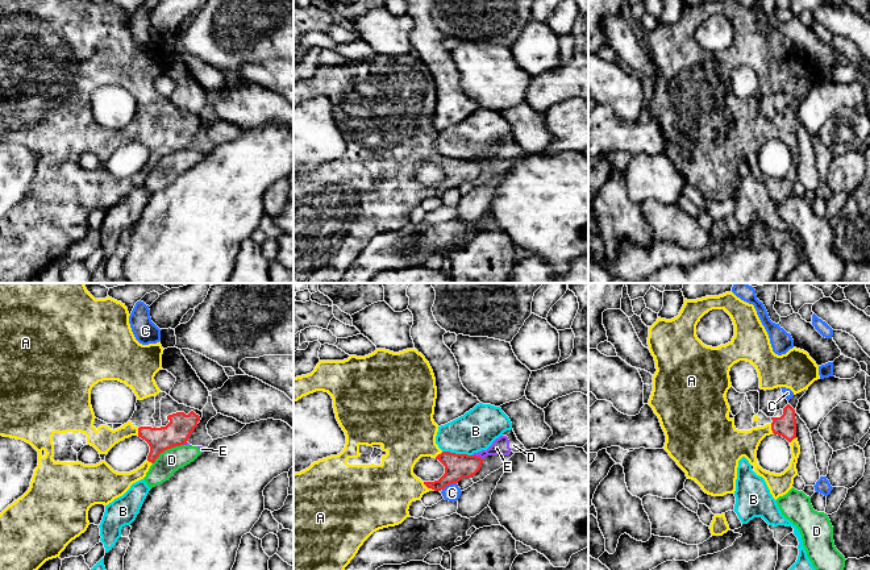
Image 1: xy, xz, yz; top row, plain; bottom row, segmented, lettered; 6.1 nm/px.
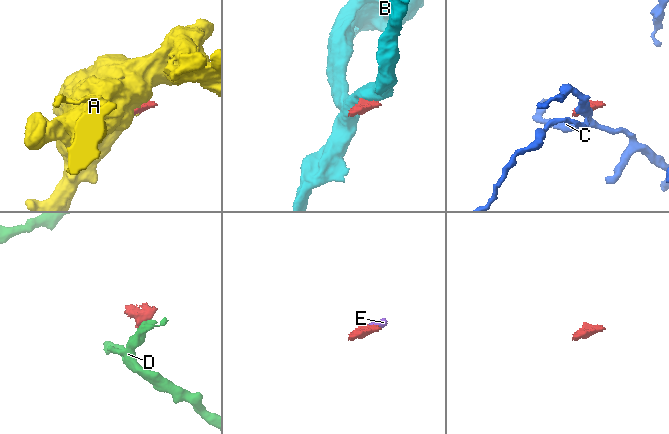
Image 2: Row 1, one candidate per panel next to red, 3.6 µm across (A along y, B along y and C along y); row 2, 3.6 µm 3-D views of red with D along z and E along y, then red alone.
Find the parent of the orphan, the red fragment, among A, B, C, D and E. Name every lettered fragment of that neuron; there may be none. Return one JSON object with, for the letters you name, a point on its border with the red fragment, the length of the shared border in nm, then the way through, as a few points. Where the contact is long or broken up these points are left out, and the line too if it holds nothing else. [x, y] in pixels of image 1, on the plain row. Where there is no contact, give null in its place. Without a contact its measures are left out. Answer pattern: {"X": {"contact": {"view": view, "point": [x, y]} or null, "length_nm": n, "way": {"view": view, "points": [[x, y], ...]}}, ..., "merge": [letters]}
{"A": {"contact": {"view": "yz", "point": [771, 134]}, "length_nm": 70}, "merge": ["A"]}

